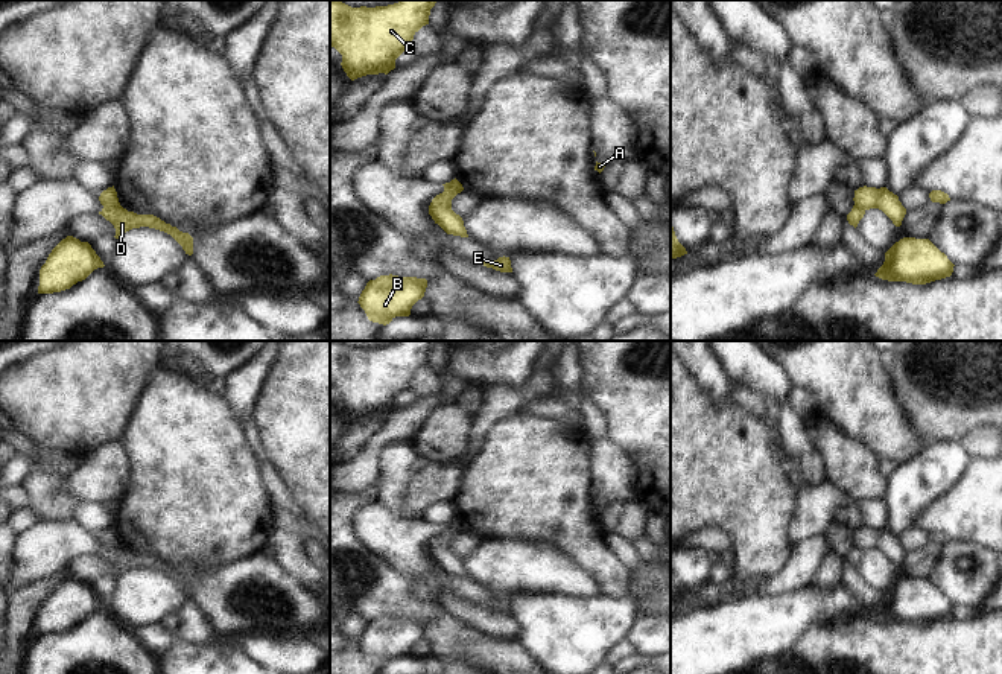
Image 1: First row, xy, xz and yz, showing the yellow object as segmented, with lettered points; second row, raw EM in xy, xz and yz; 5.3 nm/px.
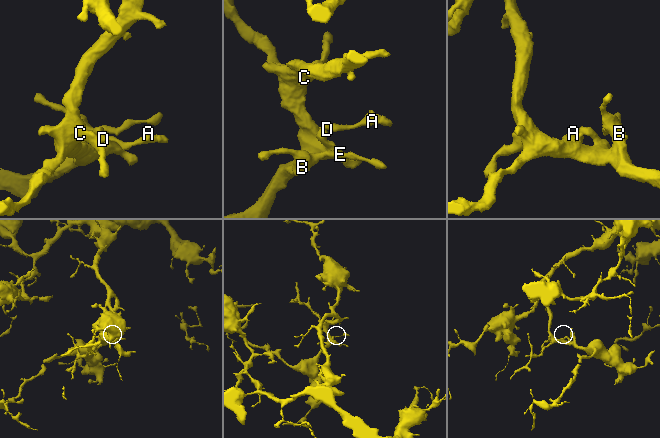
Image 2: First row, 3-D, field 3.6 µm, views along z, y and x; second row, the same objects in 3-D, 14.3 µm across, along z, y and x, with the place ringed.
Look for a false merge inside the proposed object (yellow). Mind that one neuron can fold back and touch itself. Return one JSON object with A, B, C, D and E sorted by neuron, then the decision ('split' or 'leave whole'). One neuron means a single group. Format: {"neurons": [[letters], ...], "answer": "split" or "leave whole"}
{"neurons": [["A", "D"], ["B", "C", "E"]], "answer": "split"}

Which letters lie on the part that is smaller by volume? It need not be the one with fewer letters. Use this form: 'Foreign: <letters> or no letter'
Foreign: A, D

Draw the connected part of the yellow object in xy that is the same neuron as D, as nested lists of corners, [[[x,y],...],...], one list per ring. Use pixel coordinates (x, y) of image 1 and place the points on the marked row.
[[[122,205],[103,207],[99,215],[114,225],[116,239],[132,228],[149,227],[170,234],[182,246],[185,254],[193,254],[193,237],[189,233],[182,233],[176,227],[166,224],[154,215],[137,215],[134,211],[128,211]]]

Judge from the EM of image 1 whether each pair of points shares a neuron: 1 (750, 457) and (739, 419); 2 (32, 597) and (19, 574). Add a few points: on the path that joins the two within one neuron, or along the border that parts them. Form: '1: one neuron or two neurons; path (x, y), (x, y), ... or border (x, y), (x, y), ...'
1: one neuron; path (745, 448), (744, 428)
2: two neurons; border (60, 572), (37, 580), (15, 594)

